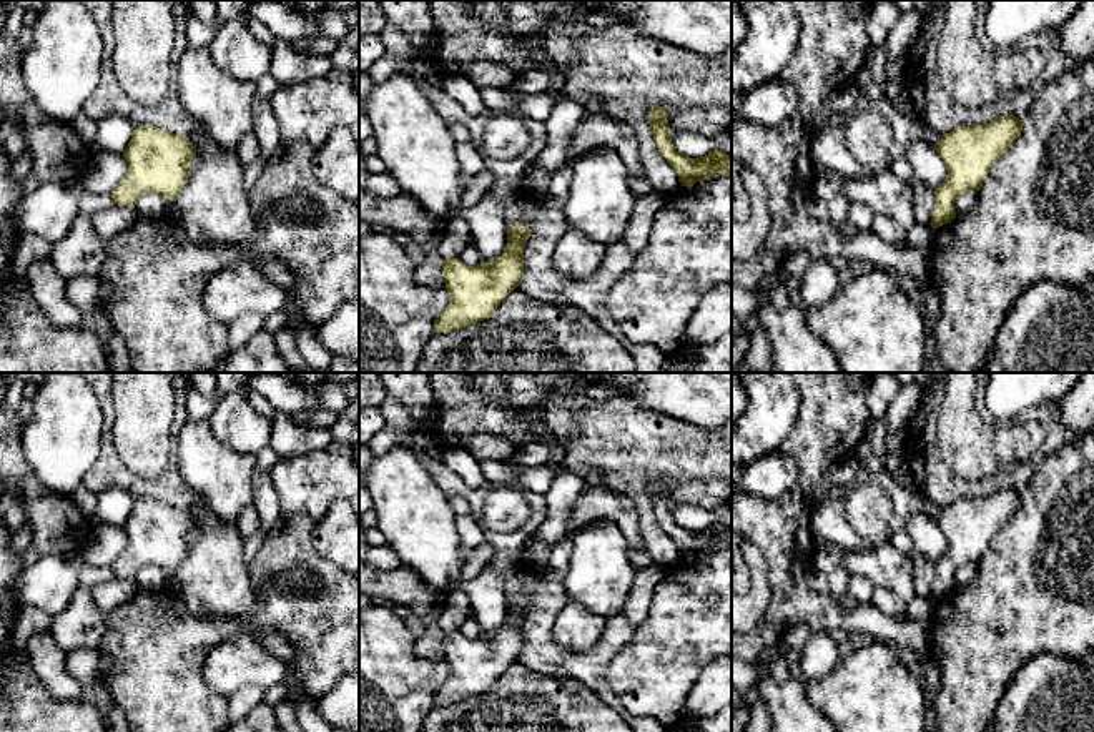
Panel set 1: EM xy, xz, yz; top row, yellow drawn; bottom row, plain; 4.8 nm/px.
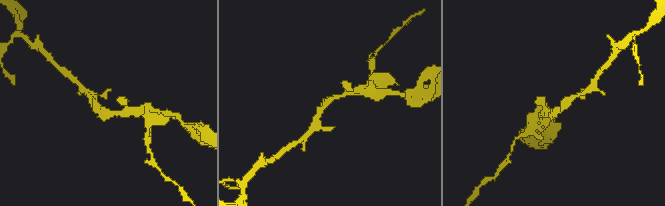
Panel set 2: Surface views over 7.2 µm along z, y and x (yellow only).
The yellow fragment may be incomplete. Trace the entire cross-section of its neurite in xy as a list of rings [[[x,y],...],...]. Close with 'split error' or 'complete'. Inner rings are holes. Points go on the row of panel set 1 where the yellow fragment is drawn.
[[[136,126],[123,156],[128,171],[110,196],[118,206],[135,208],[143,193],[173,201],[188,183],[196,150],[188,136],[158,126]]]; complete

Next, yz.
[[[1006,115],[986,125],[958,126],[943,135],[936,151],[944,160],[948,175],[934,190],[934,230],[956,218],[954,203],[959,195],[981,190],[993,165],[1013,146],[1021,131],[1023,120]]]; complete

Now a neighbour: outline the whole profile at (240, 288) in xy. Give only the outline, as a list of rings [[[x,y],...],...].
[[[238,260],[214,273],[203,294],[206,314],[224,324],[248,313],[268,316],[283,311],[286,304],[286,293],[249,260]]]

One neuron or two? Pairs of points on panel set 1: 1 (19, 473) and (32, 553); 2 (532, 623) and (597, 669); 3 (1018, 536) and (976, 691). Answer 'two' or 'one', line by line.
1: one
2: one
3: one

